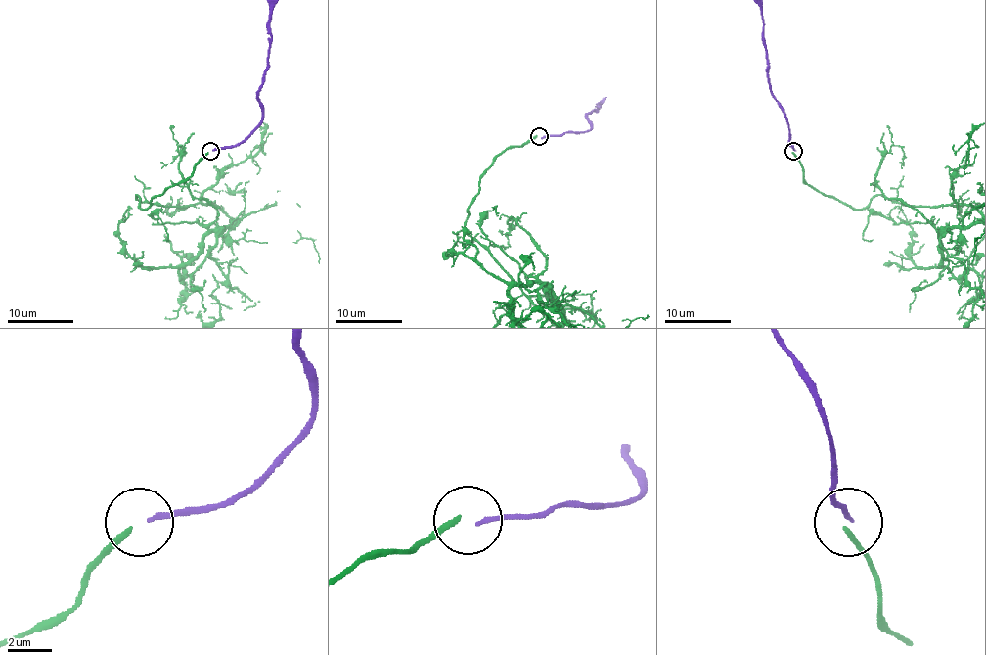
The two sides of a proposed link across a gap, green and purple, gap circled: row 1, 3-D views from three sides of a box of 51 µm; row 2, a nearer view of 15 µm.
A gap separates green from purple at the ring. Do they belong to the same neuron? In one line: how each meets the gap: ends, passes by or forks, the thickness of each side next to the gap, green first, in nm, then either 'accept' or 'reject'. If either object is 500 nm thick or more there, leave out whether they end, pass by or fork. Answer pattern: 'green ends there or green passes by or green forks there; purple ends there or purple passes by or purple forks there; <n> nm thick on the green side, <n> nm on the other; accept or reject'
green ends there; purple ends there; 240 nm thick on the green side, 190 nm on the other; reject

